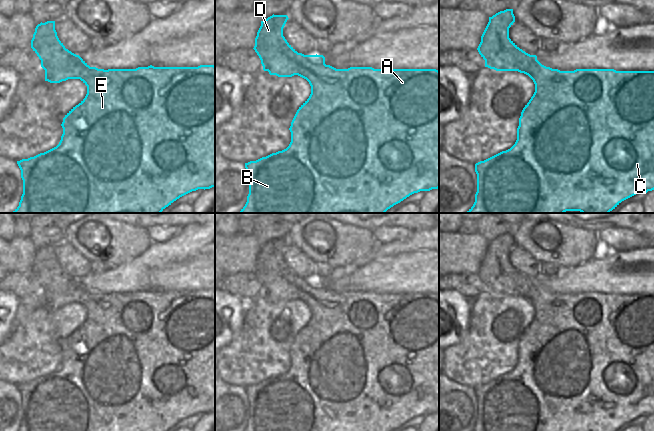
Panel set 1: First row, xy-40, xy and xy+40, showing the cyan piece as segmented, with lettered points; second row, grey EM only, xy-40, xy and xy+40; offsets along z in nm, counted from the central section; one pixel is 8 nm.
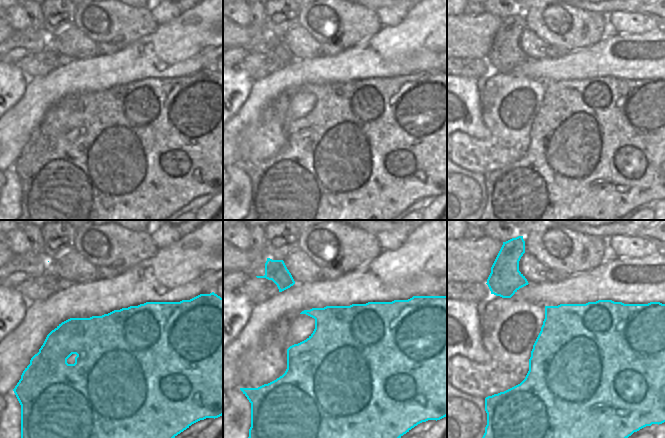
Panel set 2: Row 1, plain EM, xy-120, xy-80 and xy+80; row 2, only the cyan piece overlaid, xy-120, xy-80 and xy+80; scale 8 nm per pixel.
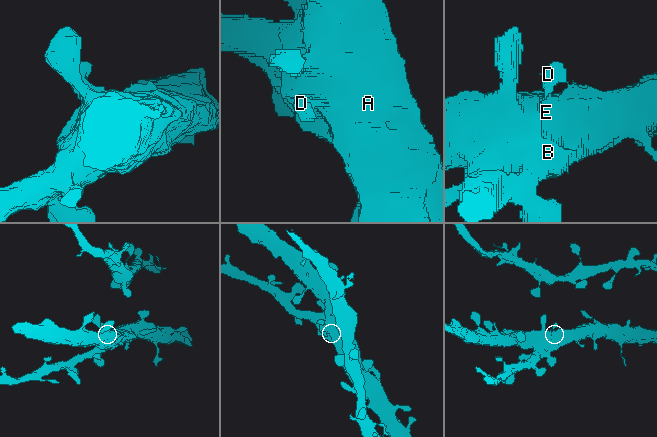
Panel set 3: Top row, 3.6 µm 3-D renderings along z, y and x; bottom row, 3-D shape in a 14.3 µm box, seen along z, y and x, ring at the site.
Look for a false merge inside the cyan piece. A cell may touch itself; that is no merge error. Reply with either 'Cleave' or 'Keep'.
Keep.

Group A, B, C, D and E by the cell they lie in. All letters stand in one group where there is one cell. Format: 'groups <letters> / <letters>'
groups A B C D E

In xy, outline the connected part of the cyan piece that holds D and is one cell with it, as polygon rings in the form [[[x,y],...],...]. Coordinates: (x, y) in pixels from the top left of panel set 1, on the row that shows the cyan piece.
[[[272,15],[261,21],[255,38],[254,50],[261,60],[264,71],[278,77],[298,75],[311,86],[309,98],[297,110],[289,128],[289,146],[256,161],[245,163],[249,178],[247,202],[239,213],[385,213],[394,205],[420,191],[439,188],[439,71],[436,69],[374,69],[372,67],[350,67],[336,69],[325,64],[323,55],[298,53],[283,36],[287,15]]]

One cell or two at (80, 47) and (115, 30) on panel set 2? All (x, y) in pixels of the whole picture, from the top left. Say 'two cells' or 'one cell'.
two cells

